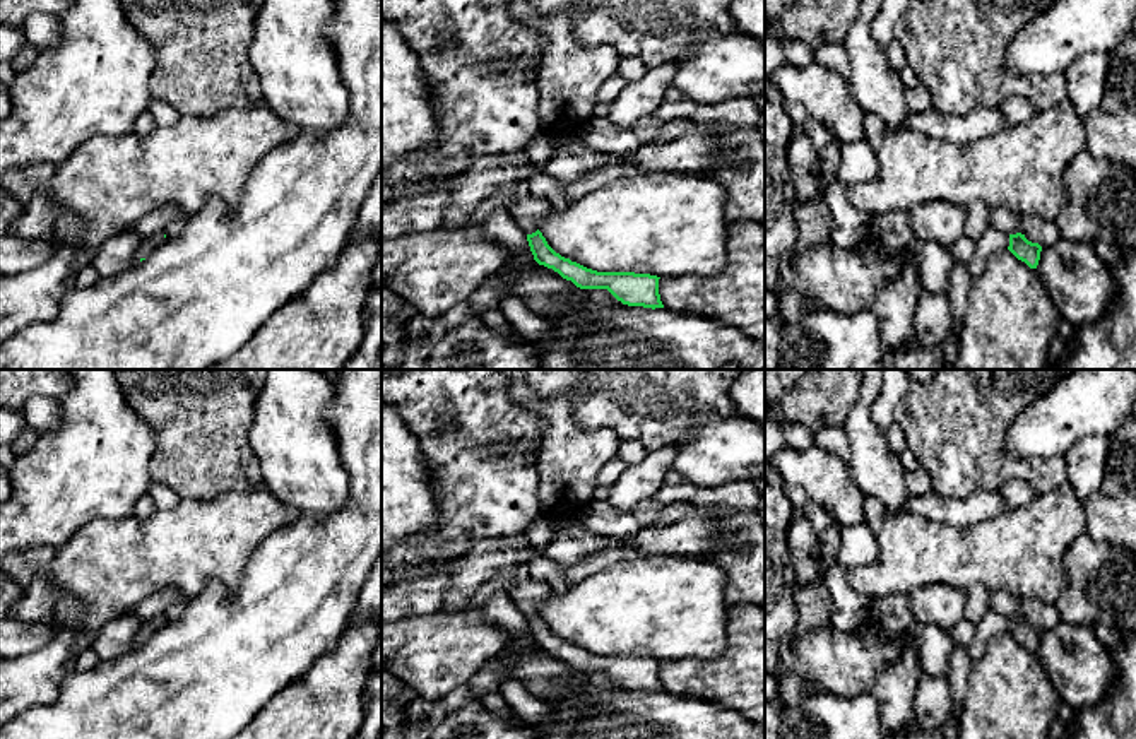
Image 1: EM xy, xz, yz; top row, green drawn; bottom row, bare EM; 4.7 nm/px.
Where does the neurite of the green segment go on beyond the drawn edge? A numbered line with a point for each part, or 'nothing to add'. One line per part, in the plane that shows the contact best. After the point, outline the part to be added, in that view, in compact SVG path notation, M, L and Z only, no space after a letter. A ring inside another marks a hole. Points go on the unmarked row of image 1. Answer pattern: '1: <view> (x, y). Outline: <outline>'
1: yz (991, 625). Outline: M989 611L980 623L975 626L975 636L968 648L972 662L977 662L984 657L987 643L1009 630L1009 618Z

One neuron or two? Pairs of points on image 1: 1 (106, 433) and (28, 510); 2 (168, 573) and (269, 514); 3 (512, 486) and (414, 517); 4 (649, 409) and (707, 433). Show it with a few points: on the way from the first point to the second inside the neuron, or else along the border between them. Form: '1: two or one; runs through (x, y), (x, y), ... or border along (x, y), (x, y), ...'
1: one; runs through (88, 452), (47, 493)
2: one; runs through (194, 548), (202, 539), (212, 539), (243, 519)
3: two; border along (435, 498), (443, 519)
4: two; border along (733, 418), (698, 409), (695, 426), (676, 447)

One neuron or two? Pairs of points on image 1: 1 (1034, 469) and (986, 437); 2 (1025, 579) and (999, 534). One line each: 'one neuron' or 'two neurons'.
1: one neuron
2: one neuron

